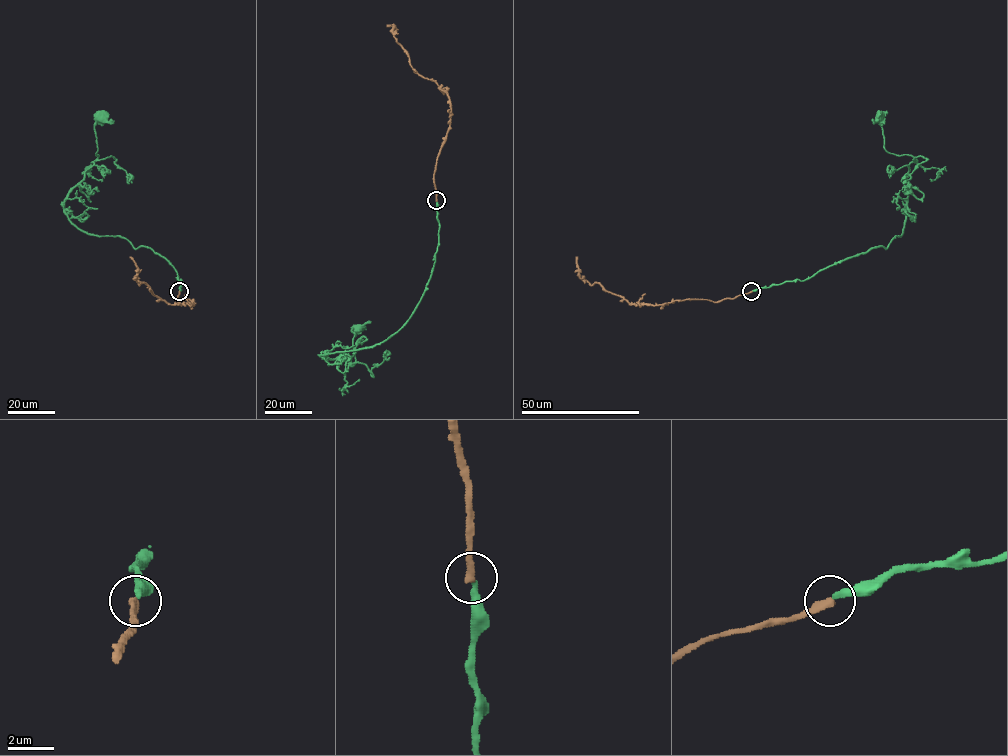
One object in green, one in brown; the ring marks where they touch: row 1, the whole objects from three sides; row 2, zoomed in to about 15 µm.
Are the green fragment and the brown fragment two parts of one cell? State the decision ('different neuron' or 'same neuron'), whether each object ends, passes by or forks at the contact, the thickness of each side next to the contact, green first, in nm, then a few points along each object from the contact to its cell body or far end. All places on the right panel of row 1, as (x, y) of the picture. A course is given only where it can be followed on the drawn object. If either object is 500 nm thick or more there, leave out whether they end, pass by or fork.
different neuron | green ends | brown ends | 280/360 nm | green via (751, 291), (803, 280), (886, 248), (902, 234), (906, 174), (916, 160), (884, 148), (879, 118) | brown via (751, 291), (713, 302), (687, 299), (662, 304), (630, 304), (597, 283), (591, 285), (582, 280), (578, 257)

